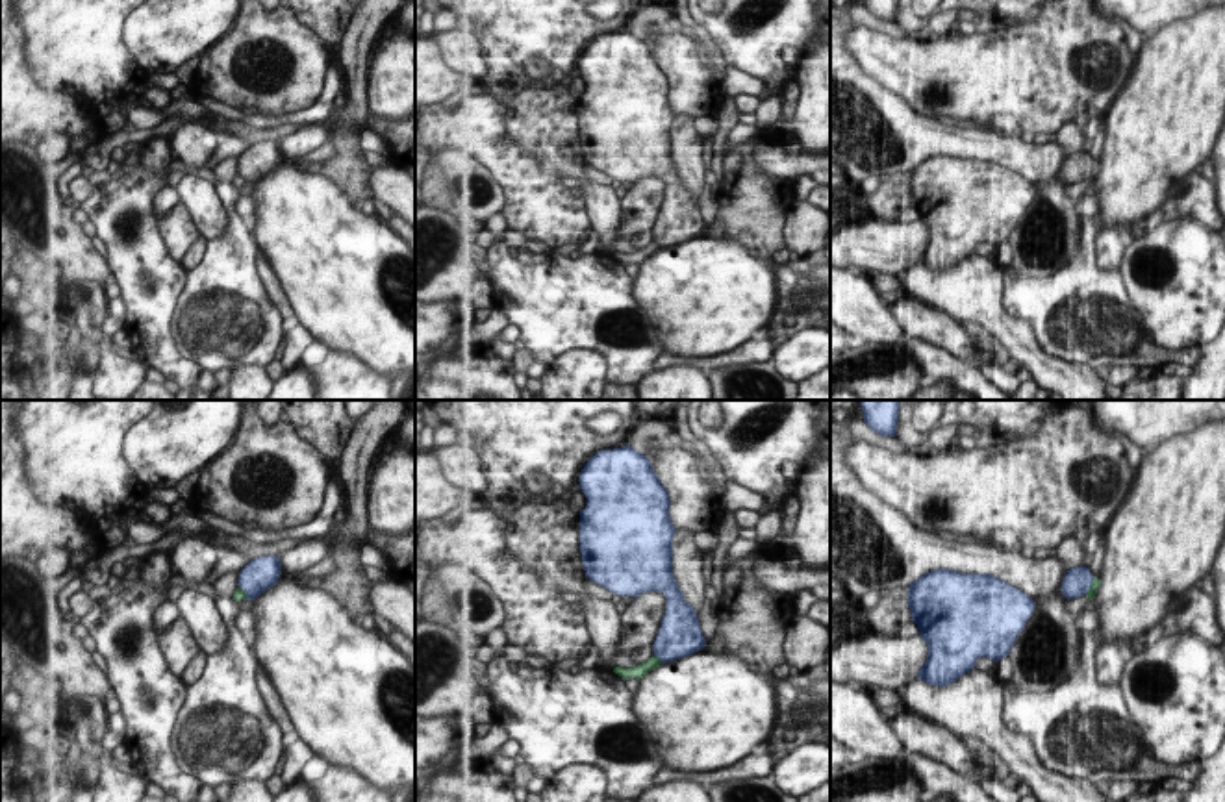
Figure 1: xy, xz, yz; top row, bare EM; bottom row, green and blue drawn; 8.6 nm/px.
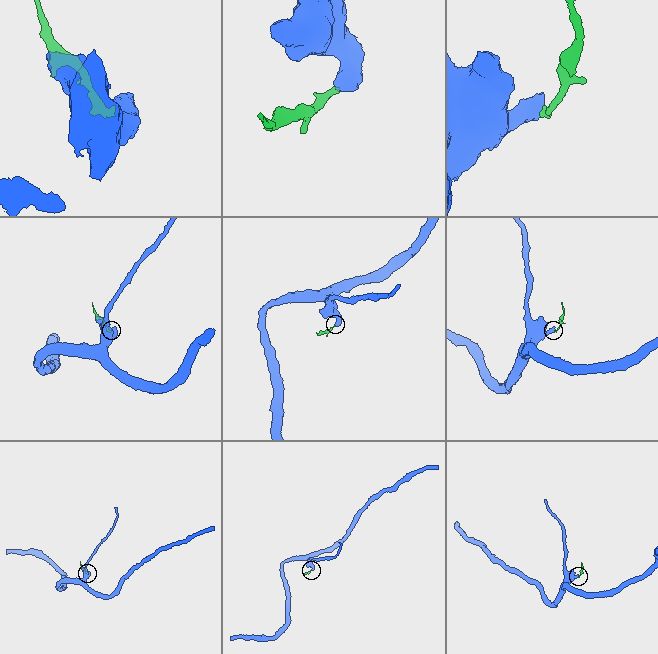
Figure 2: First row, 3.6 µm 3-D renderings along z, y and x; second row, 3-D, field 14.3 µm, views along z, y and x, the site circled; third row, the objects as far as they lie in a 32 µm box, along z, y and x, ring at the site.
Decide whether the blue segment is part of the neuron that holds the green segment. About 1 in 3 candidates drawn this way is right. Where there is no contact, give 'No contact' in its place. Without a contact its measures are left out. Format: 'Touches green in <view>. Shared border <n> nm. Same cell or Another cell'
Touches green in xz. Shared border 110 nm. Another cell

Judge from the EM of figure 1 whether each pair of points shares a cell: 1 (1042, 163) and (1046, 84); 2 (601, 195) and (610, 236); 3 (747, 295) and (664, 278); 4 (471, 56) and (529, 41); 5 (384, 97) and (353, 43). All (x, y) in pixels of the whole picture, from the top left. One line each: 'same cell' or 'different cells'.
1: different cells
2: same cell
3: same cell
4: different cells
5: different cells

